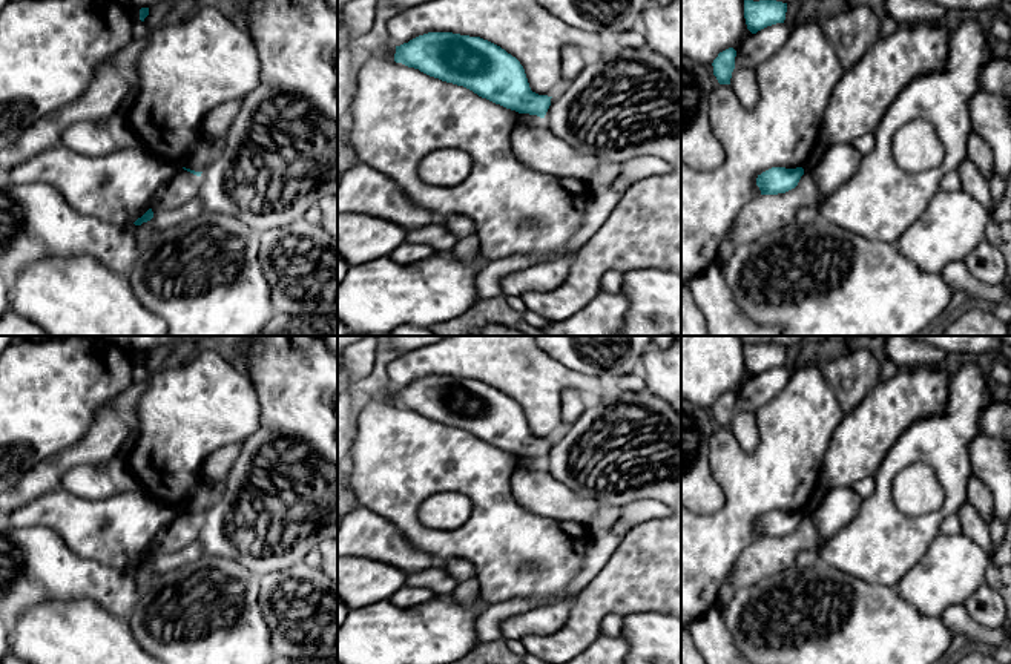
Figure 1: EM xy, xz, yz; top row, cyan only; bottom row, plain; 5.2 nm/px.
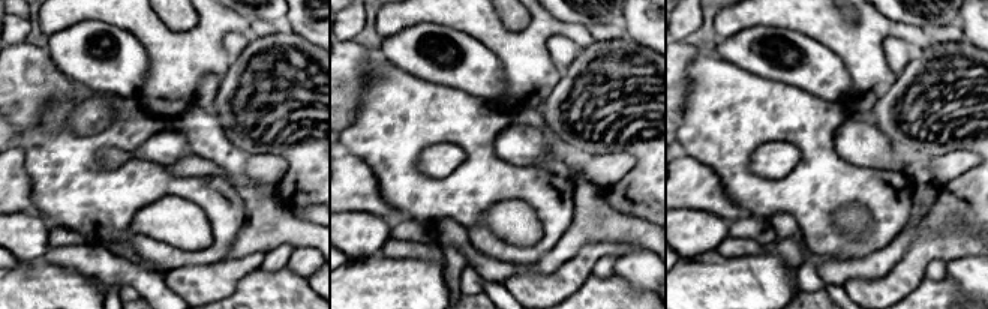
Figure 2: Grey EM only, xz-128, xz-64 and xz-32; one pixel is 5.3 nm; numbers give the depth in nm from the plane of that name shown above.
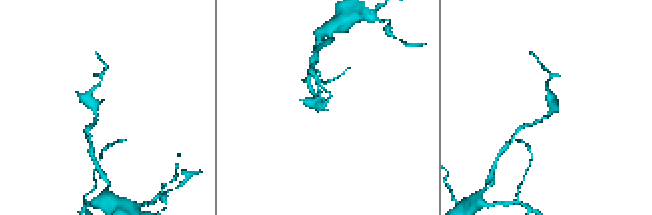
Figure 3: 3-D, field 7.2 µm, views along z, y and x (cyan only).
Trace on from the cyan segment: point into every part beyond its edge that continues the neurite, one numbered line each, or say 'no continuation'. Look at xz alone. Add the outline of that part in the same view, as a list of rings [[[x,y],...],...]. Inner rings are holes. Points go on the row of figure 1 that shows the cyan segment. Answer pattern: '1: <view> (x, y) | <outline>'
no continuation

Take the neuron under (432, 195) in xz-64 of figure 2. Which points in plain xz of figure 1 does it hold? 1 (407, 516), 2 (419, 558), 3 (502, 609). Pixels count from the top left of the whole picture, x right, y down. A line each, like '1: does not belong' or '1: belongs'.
1: belongs
2: does not belong
3: does not belong

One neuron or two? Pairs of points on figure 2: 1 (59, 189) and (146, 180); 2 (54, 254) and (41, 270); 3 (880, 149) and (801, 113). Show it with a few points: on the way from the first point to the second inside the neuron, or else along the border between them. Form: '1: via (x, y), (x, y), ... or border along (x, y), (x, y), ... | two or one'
1: via (80, 189), (125, 189) | one
2: border along (44, 260), (81, 273) | two
3: border along (847, 117), (834, 135), (834, 149), (850, 162) | two

